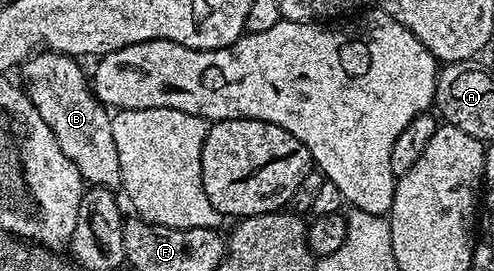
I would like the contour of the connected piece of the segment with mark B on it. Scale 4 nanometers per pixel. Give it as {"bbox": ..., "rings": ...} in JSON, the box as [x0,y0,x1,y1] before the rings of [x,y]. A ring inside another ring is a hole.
{"bbox":[22,53,121,190],"rings":[[[35,53],[22,66],[27,81],[24,86],[66,158],[78,166],[80,177],[97,188],[116,190],[121,187],[121,182],[118,146],[114,146],[113,115],[93,94],[87,73],[79,64],[72,56]]]}

